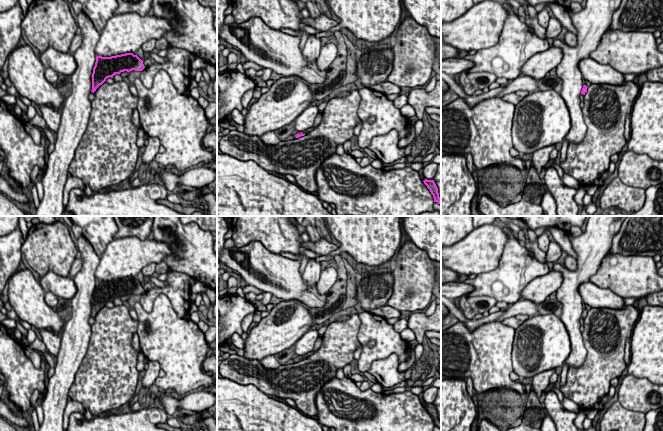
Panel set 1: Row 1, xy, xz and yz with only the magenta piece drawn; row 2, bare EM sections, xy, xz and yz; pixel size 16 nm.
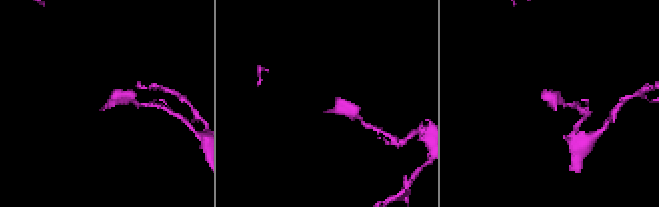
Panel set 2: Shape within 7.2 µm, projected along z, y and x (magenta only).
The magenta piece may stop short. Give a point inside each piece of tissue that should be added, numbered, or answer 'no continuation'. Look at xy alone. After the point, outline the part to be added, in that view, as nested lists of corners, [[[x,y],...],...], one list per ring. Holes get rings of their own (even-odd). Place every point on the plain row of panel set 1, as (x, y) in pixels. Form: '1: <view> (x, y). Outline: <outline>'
no continuation

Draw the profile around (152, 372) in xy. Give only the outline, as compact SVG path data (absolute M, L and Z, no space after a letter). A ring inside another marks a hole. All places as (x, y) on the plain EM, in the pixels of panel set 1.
M149 361L148 368L145 370L145 376L142 380L142 385L145 388L151 387L155 380L159 377L160 364L157 361Z

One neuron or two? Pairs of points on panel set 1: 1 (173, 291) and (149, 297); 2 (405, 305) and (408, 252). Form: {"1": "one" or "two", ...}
{"1": "one", "2": "one"}

